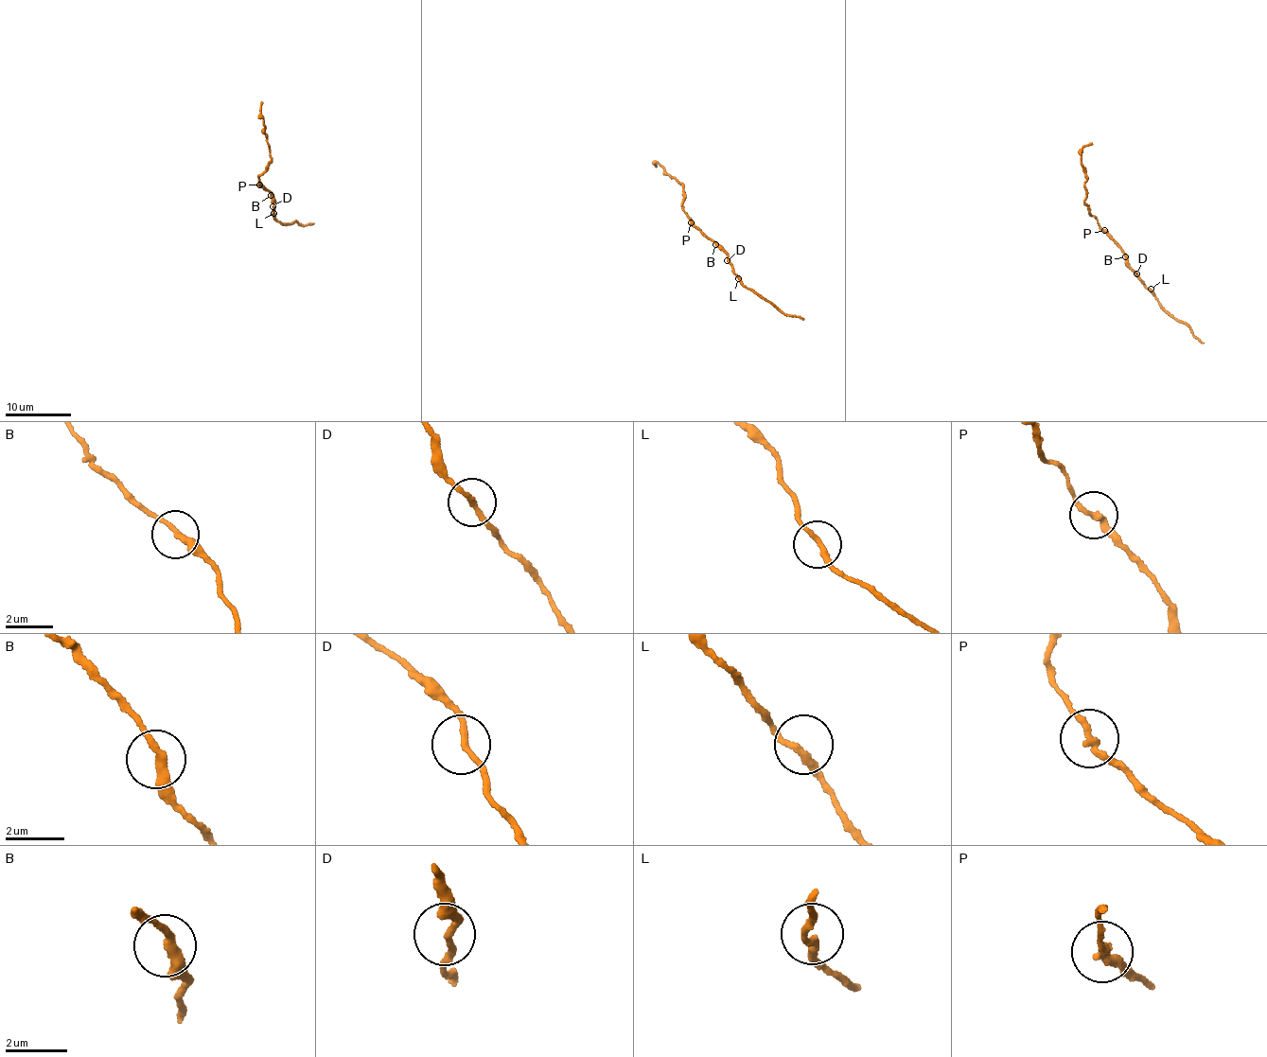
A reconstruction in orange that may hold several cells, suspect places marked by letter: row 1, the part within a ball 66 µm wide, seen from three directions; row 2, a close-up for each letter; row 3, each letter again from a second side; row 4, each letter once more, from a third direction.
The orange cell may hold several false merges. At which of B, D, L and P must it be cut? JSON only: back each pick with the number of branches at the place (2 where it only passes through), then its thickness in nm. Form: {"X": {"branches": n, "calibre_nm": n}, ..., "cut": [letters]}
{"P": {"branches": 2, "calibre_nm": 240}, "cut": ["P"]}

